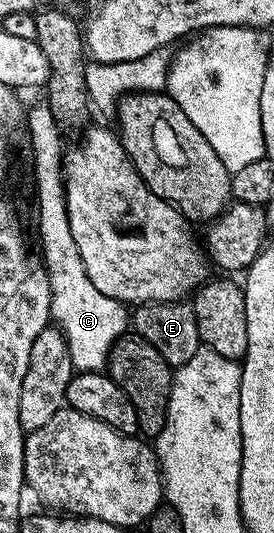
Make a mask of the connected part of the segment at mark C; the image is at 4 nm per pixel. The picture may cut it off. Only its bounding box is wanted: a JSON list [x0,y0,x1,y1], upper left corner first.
[24,99,128,372]

